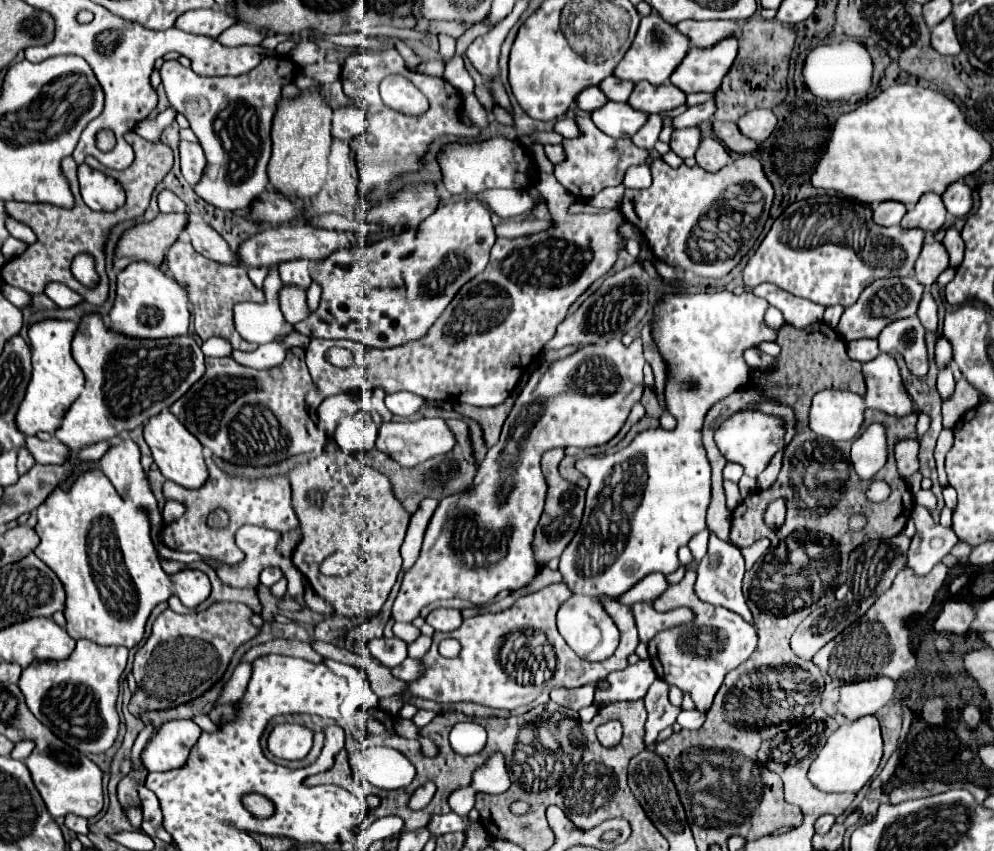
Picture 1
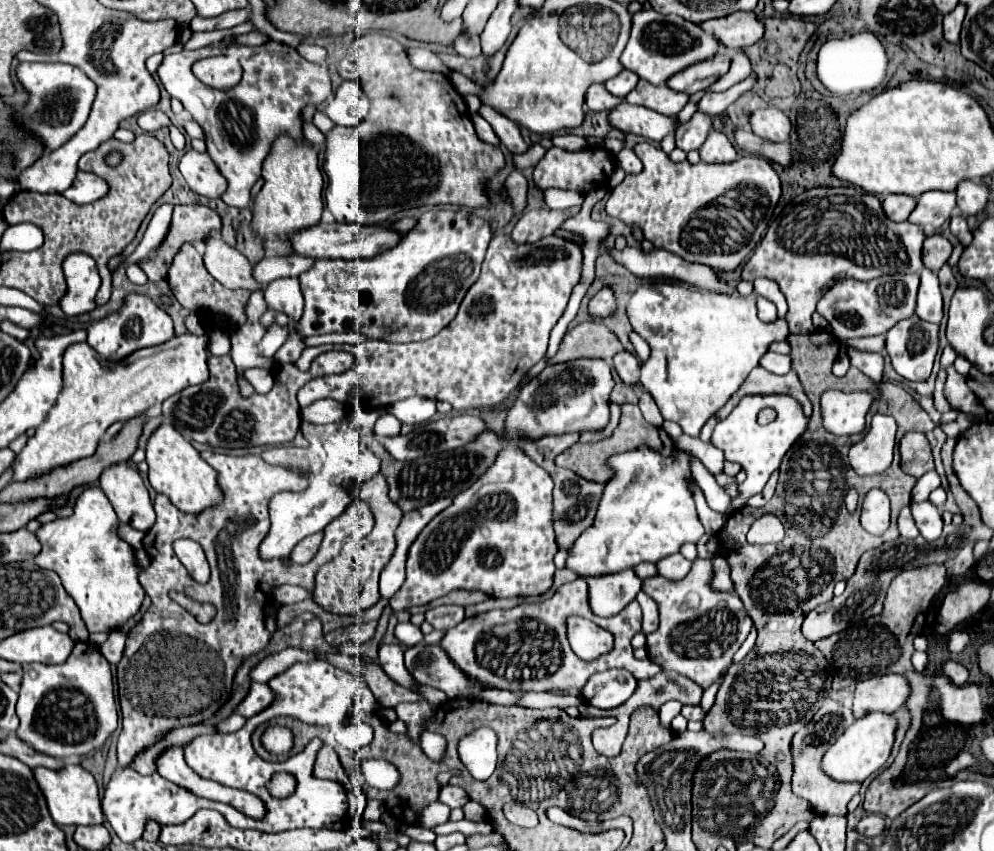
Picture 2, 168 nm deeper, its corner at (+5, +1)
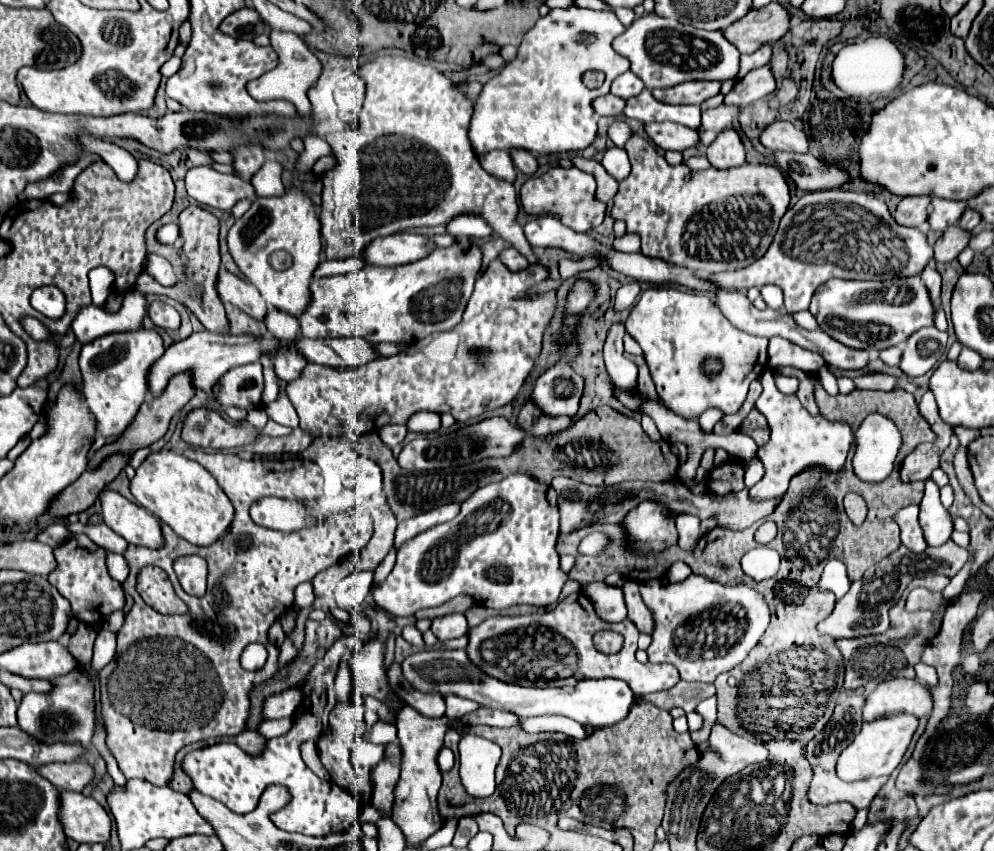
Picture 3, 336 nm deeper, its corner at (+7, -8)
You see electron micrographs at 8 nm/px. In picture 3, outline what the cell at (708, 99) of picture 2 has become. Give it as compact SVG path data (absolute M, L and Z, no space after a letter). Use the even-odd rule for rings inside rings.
M762 66L762 68L748 72L738 84L734 84L734 88L724 96L724 104L744 108L760 98L770 96L774 88L776 88L776 82L774 82L770 68Z

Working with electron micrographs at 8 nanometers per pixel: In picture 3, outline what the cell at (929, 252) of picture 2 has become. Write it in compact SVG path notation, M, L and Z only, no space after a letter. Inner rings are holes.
M950 226L944 230L944 234L934 244L934 260L936 262L952 262L968 244L970 234L964 230L958 230L956 226Z

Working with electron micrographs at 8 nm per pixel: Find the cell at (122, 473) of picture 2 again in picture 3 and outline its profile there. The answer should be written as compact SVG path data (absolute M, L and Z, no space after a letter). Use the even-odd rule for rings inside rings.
M108 488L100 492L100 502L104 522L130 544L148 548L162 544L160 522L148 510Z

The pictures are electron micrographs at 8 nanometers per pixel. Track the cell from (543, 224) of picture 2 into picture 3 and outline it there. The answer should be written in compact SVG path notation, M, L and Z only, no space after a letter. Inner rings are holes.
M514 246L504 248L504 250L500 252L500 260L502 260L508 268L512 268L512 270L520 270L520 268L526 268L526 266L528 266L526 256L522 256Z

